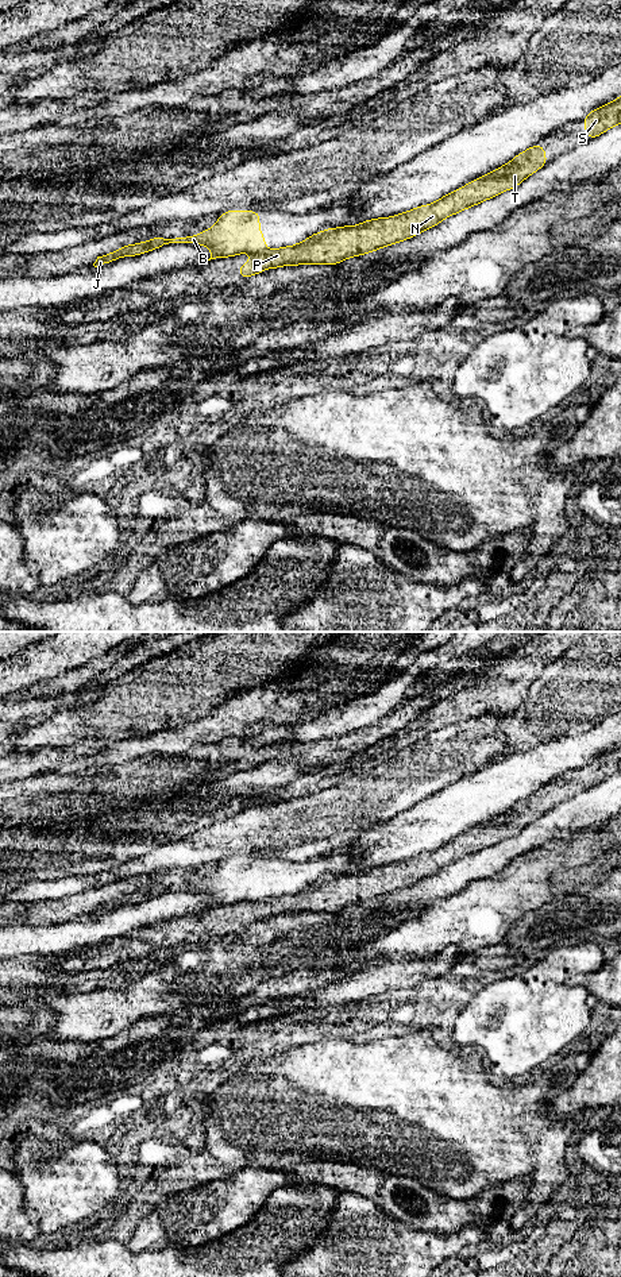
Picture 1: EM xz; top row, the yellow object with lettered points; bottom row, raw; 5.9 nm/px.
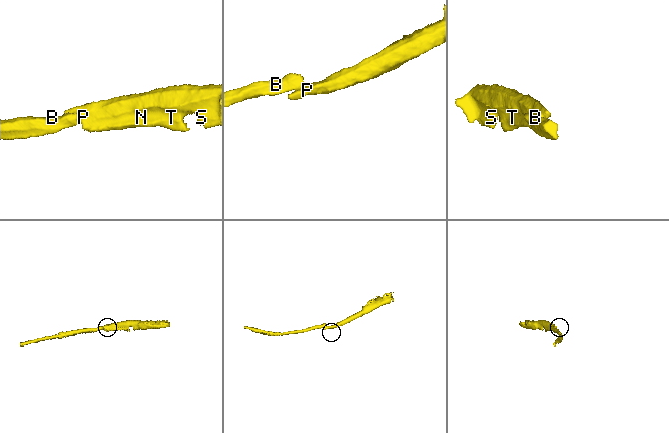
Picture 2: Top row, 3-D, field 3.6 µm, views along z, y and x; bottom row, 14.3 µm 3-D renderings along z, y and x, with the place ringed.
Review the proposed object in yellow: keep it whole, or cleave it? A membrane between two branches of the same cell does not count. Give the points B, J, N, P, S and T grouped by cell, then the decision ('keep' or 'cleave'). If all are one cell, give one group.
B J / N P S T; cleave

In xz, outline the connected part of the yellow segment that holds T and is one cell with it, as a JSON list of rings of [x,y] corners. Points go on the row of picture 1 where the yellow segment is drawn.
[[[537,143],[524,153],[518,153],[509,163],[440,197],[436,202],[390,217],[364,220],[358,225],[331,227],[294,246],[256,252],[238,269],[238,275],[246,278],[266,269],[282,266],[338,265],[351,256],[370,254],[412,239],[417,234],[433,228],[446,217],[518,186],[545,163],[548,163],[545,148]]]

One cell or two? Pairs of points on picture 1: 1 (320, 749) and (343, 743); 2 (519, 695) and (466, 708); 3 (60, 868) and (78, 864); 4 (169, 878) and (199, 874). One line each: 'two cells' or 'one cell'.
1: one cell
2: one cell
3: one cell
4: one cell

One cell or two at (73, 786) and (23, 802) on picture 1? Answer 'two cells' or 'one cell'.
one cell

